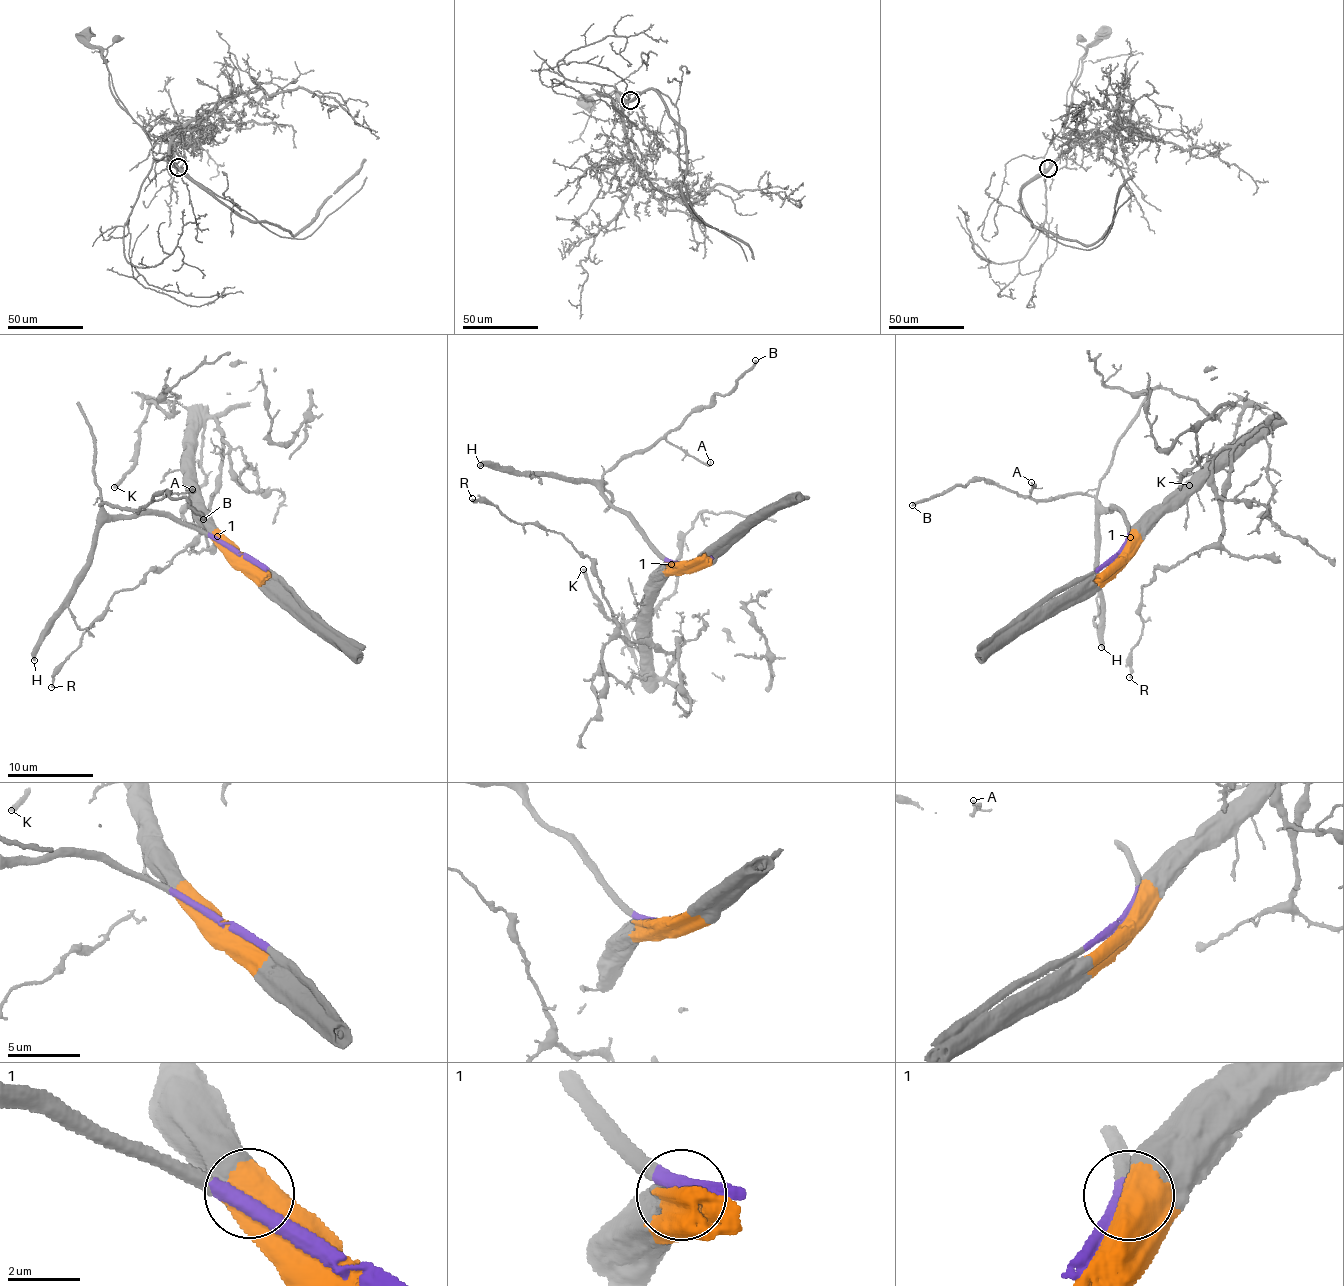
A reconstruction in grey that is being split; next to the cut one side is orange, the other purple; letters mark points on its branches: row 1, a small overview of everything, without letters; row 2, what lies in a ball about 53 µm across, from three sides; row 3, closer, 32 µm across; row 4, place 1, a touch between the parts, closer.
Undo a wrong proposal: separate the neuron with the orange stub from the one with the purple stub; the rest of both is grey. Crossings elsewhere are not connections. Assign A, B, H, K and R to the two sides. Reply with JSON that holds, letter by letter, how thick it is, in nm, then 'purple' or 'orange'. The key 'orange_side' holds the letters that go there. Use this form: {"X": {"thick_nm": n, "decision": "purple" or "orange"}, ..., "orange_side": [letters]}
{"A": {"thick_nm": 150, "decision": "purple"}, "B": {"thick_nm": 220, "decision": "purple"}, "H": {"thick_nm": 400, "decision": "purple"}, "K": {"thick_nm": 320, "decision": "orange"}, "R": {"thick_nm": 190, "decision": "orange"}, "orange_side": ["K", "R"]}

